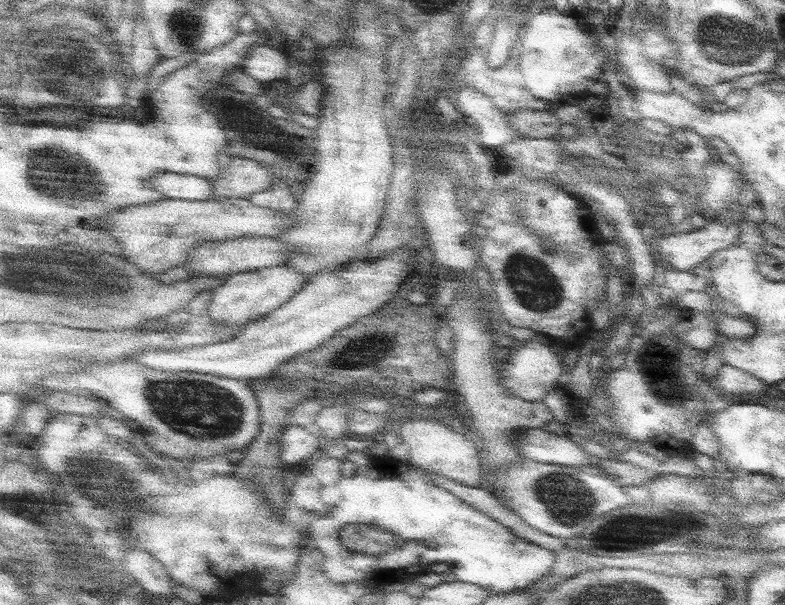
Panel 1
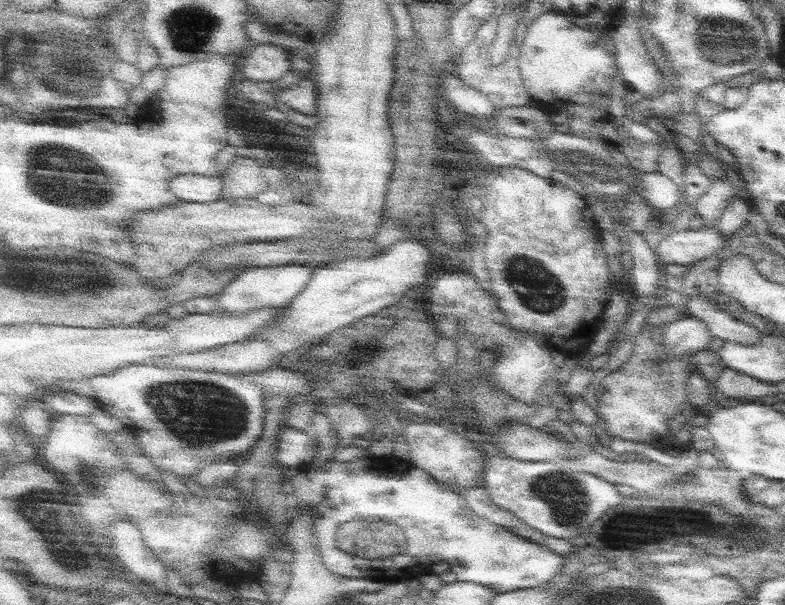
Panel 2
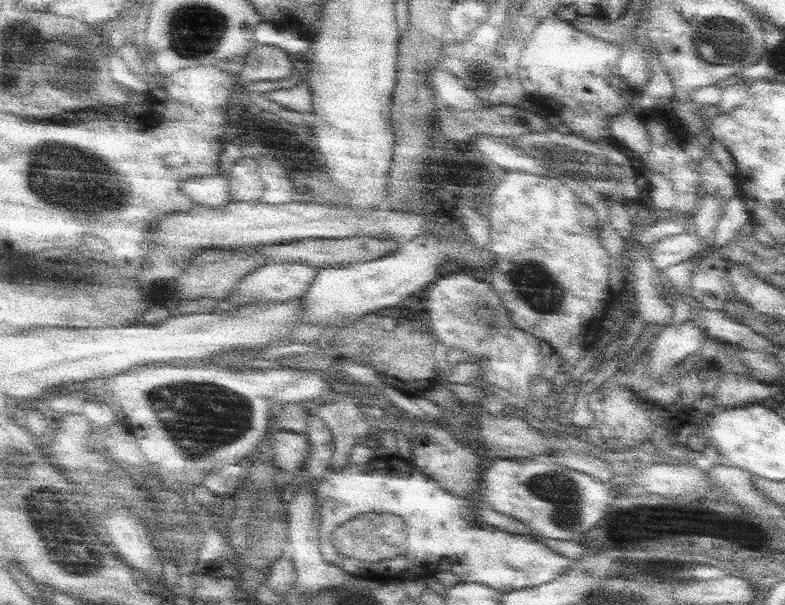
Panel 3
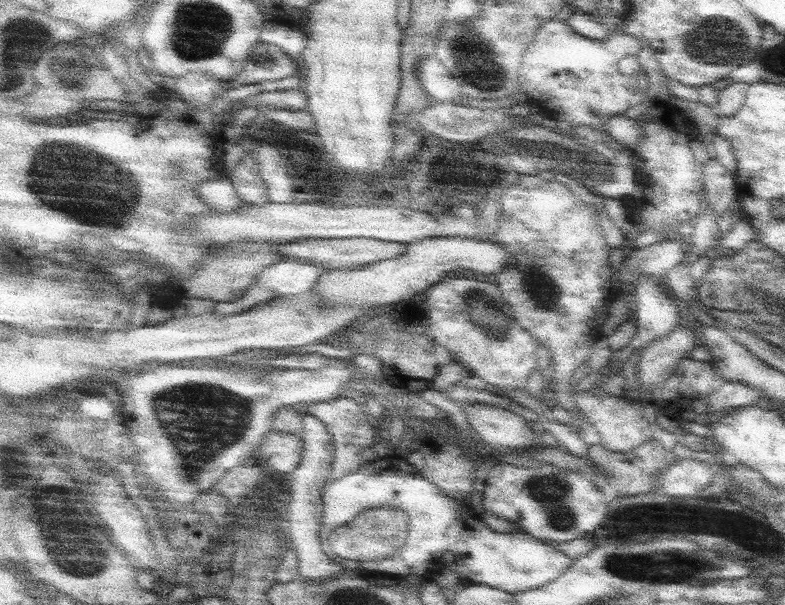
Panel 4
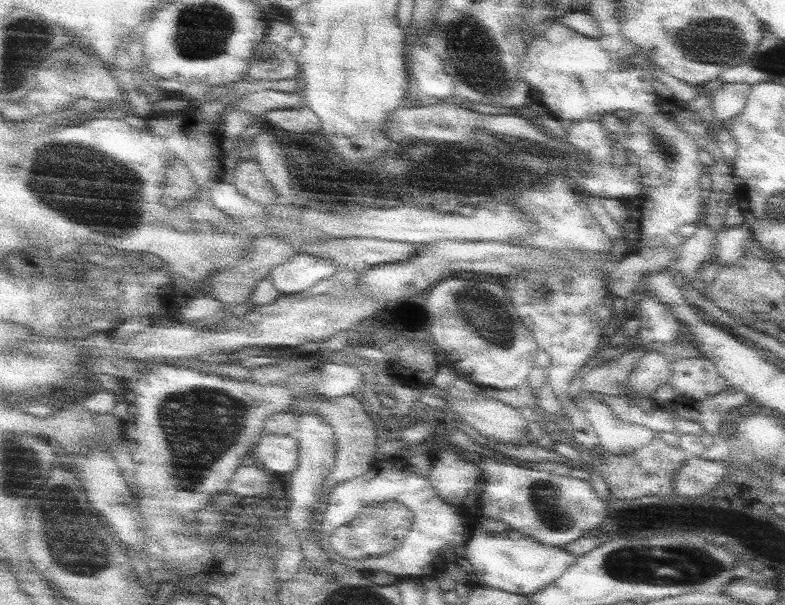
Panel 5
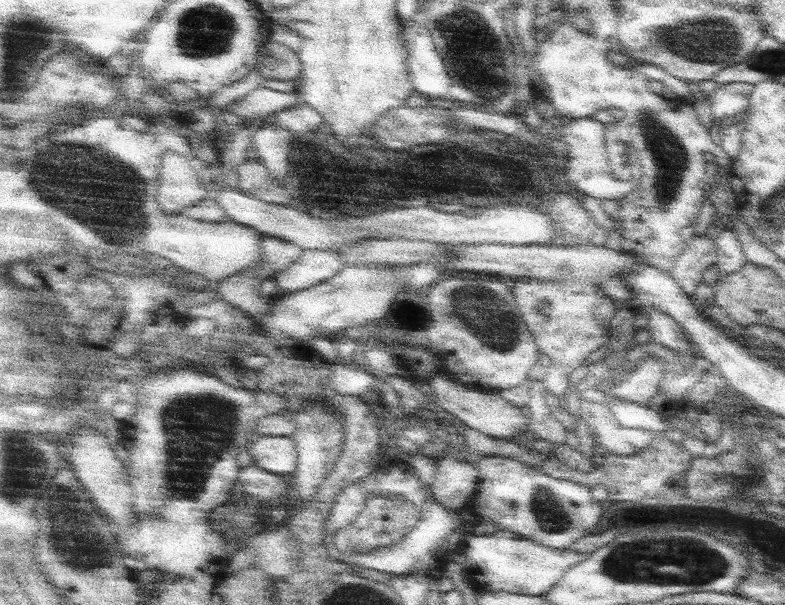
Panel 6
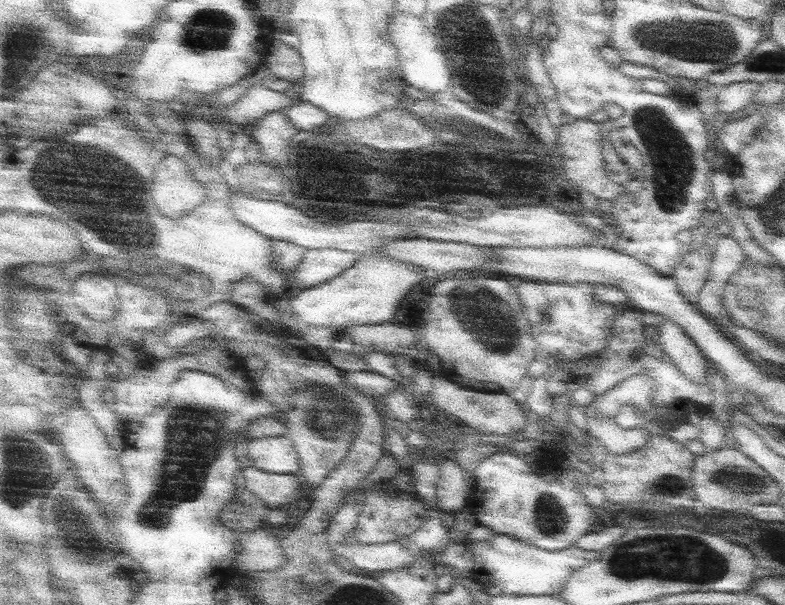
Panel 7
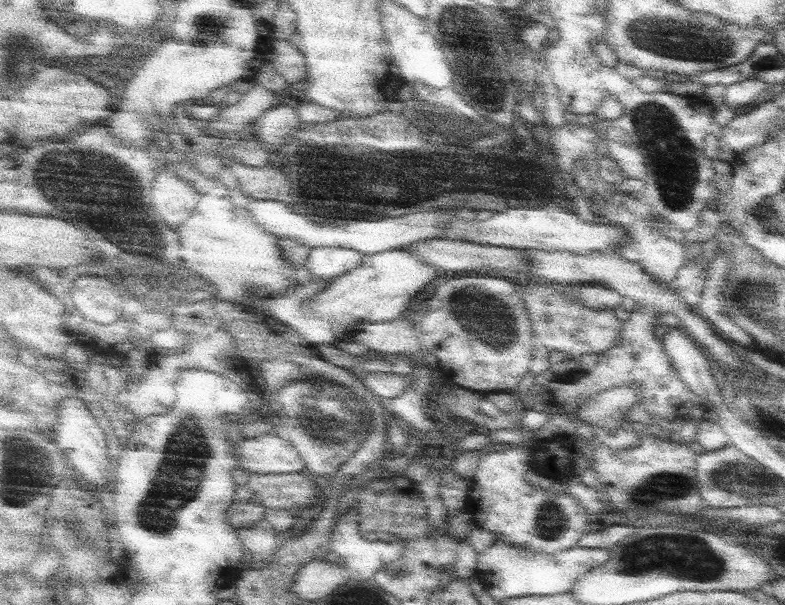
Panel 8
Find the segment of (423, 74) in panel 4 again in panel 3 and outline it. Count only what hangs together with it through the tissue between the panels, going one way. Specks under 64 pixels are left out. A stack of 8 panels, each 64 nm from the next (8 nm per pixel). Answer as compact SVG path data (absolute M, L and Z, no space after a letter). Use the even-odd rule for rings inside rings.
M442 66L432 68L429 80L441 104L469 112L486 111L492 107L488 101L480 99L476 91L468 89L449 69L445 70Z

